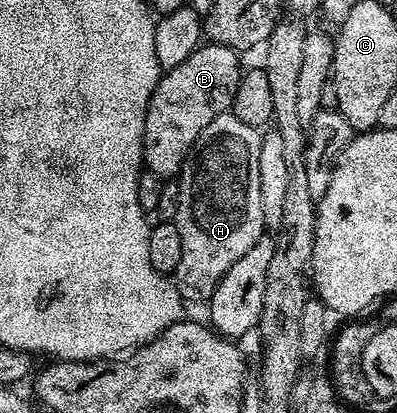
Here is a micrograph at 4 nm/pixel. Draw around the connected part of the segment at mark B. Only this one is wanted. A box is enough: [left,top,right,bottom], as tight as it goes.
[144,44,242,179]

